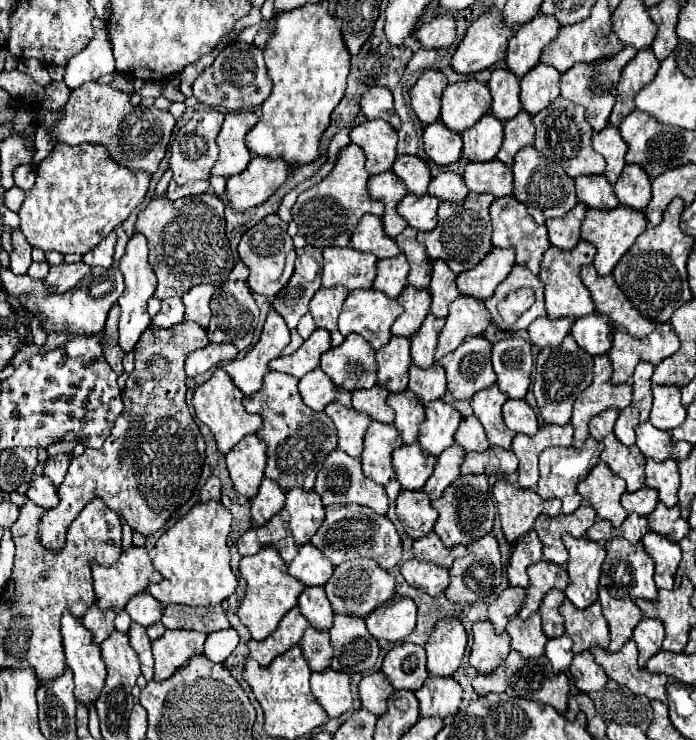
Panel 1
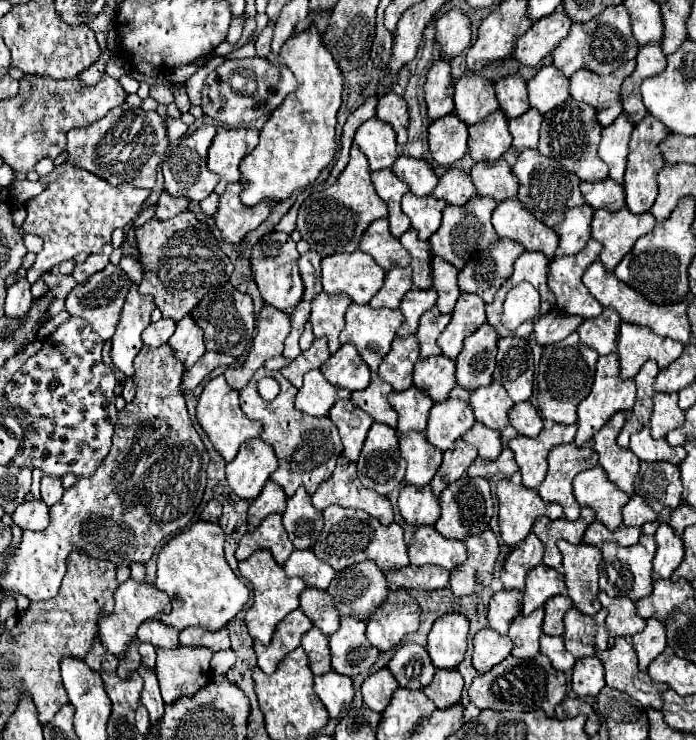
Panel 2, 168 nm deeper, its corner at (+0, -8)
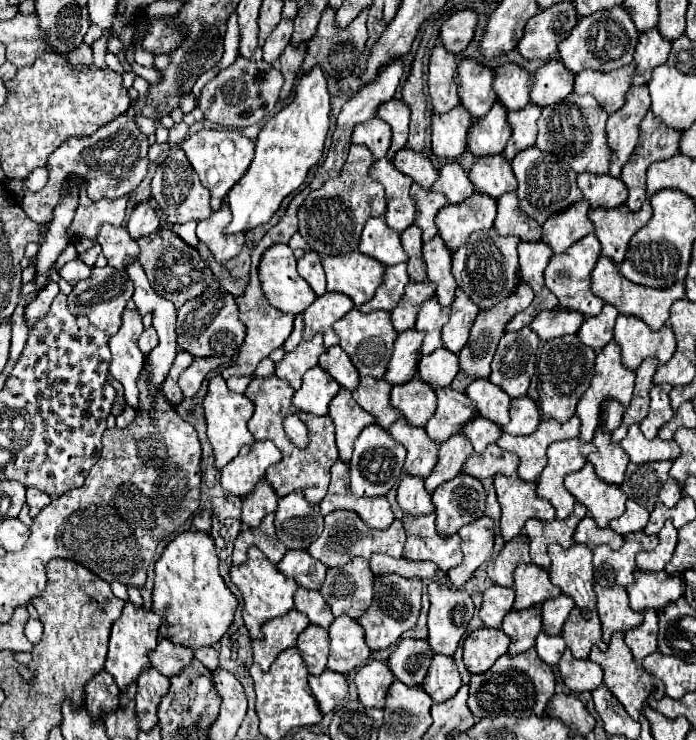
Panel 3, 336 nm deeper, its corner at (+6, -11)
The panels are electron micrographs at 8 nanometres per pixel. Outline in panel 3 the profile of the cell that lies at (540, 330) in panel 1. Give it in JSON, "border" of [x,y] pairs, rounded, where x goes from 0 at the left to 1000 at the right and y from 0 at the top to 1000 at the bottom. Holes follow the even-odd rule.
{"border":[[[790,418],[790,420],[779,420],[773,423],[764,436],[761,445],[779,458],[793,458],[793,455],[807,455],[816,450],[830,450],[833,439],[836,439],[839,428],[830,420],[816,420],[816,418]]]}

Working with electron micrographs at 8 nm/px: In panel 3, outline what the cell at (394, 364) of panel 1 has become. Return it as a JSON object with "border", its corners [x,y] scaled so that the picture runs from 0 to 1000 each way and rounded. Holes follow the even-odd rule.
{"border":[[[586,445],[575,450],[566,464],[566,474],[555,496],[552,515],[557,515],[560,520],[586,518],[598,507],[598,493],[603,485],[603,466],[606,466],[606,450],[601,450],[598,445]]]}

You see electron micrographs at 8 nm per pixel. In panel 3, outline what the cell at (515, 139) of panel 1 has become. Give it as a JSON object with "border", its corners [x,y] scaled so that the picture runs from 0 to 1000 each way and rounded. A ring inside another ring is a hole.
{"border":[[[759,139],[747,150],[730,150],[730,169],[736,174],[736,185],[724,201],[724,212],[730,218],[736,218],[741,207],[759,199],[767,199],[770,180],[773,180],[770,164],[776,158],[776,150],[779,147],[773,147],[773,142],[764,142],[764,139]]]}

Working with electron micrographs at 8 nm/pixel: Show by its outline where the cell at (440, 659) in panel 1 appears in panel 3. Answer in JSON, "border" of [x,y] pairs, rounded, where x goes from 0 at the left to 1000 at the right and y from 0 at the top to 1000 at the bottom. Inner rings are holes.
{"border":[[[621,785],[615,791],[618,828],[615,828],[615,869],[624,885],[649,888],[667,858],[681,818],[667,796],[647,796],[644,791]]]}

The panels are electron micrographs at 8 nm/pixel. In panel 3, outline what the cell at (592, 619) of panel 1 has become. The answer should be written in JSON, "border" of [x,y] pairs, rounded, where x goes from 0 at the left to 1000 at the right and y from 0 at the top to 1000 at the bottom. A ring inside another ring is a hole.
{"border":[[[825,820],[819,834],[810,842],[807,861],[828,891],[845,891],[851,872],[871,877],[871,869],[865,866],[865,850],[862,850],[862,836],[859,836],[856,826],[851,828],[848,836],[842,836],[842,834],[836,834],[836,826],[830,826],[830,820]]]}

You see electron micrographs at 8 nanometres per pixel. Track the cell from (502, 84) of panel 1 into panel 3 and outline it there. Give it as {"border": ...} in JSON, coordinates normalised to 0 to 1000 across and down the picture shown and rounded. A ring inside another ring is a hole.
{"border":[[[727,85],[713,93],[707,118],[710,118],[713,134],[730,150],[744,150],[761,136],[764,101],[739,85]]]}

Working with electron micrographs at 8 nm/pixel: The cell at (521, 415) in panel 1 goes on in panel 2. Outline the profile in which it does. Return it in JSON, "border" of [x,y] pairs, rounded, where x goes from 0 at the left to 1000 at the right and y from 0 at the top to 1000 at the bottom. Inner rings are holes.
{"border":[[[761,543],[739,546],[739,551],[733,557],[733,568],[736,568],[736,576],[747,586],[761,589],[761,592],[767,592],[779,581],[779,565],[776,565],[773,554]]]}

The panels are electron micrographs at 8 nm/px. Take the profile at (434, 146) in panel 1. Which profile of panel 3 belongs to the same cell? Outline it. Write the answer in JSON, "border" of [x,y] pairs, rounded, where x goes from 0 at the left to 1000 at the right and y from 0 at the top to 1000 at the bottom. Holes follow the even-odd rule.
{"border":[[[661,142],[638,155],[624,155],[621,158],[621,207],[629,215],[655,215],[658,209],[664,209],[670,204],[670,182],[675,169],[678,169],[678,158]]]}

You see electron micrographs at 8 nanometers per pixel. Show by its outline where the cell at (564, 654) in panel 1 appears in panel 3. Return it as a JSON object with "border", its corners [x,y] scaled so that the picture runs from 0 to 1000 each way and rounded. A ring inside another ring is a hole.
{"border":[[[782,853],[773,855],[770,861],[770,880],[773,880],[773,888],[787,896],[790,901],[799,901],[807,882],[810,882],[813,872],[810,872],[810,864],[807,861],[793,861],[793,858],[784,858]]]}

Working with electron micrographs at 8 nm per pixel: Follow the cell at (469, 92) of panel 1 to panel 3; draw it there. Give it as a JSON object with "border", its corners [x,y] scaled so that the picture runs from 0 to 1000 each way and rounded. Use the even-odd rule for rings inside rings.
{"border":[[[664,80],[658,85],[658,104],[661,104],[658,115],[661,142],[681,161],[695,158],[713,136],[713,128],[707,123],[710,99],[678,80]]]}

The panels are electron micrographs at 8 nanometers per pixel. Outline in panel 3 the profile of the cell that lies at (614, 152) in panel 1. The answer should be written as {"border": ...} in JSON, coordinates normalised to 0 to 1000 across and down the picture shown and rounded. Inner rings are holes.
{"border":[[[905,118],[899,126],[899,139],[891,150],[874,158],[871,164],[871,188],[876,193],[876,236],[891,239],[894,223],[905,215],[917,185],[920,166],[934,147],[931,118]]]}

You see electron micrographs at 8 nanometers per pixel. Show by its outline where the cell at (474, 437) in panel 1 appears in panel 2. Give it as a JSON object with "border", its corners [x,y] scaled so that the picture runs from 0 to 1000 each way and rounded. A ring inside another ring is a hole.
{"border":[[[681,570],[681,576],[664,589],[672,600],[687,605],[690,619],[695,622],[713,622],[713,616],[718,616],[721,611],[721,595],[718,595],[718,584],[698,578],[690,570]]]}

